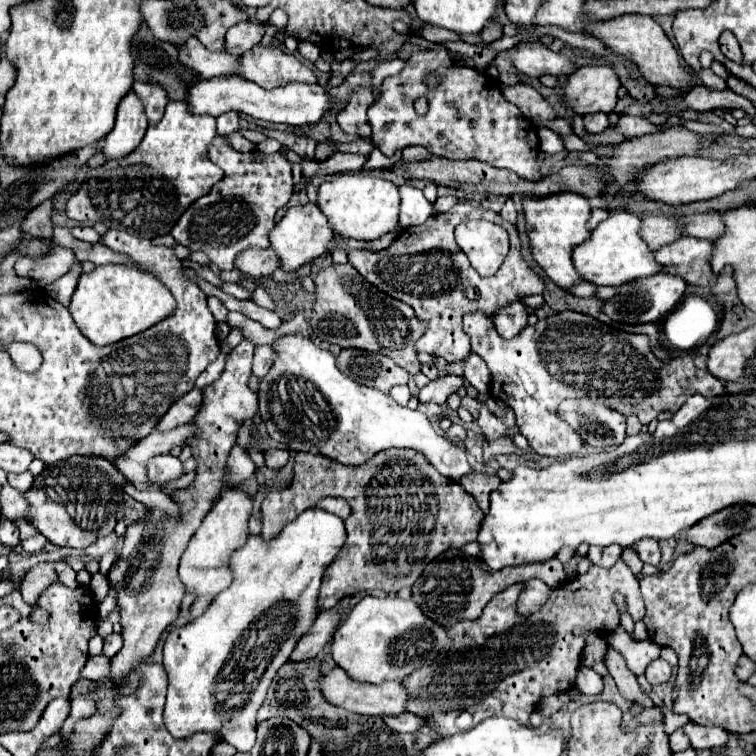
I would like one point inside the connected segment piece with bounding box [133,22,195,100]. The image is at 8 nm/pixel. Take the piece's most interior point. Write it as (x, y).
(156, 62)

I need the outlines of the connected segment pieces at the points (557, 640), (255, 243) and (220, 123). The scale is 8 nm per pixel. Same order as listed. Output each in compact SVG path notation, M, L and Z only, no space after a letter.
M619 558L611 568L593 566L589 568L587 574L577 576L575 580L565 582L559 588L553 588L545 606L529 616L519 614L515 608L521 590L523 590L521 583L509 586L507 590L495 594L487 602L477 620L461 620L449 628L449 636L453 636L453 648L449 650L447 664L441 664L439 668L433 670L419 668L409 676L409 680L407 678L403 680L411 696L407 712L425 716L429 726L433 726L433 730L439 732L441 736L467 732L481 720L495 716L515 718L517 722L527 724L529 714L533 712L533 708L537 708L543 696L567 692L569 688L575 686L575 672L581 666L581 654L585 648L585 638L575 636L573 634L575 628L587 632L605 632L605 634L613 632L619 626L619 606L615 604L617 592L625 596L627 610L635 622L641 620L645 614L645 606L639 592L639 580L631 572L631 568L623 562L623 558Z
M217 136L209 146L209 160L217 164L225 176L217 182L209 194L193 202L187 212L177 220L171 236L187 246L191 252L207 254L219 270L233 270L235 258L249 248L269 248L269 232L275 226L275 212L285 206L293 194L293 164L281 152L263 154L259 150L237 152L225 146L225 140Z
M225 112L217 118L217 132L223 134L231 134L239 128L239 114L237 112Z

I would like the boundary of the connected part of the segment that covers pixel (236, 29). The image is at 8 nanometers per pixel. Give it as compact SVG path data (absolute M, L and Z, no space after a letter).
M249 20L247 22L241 22L241 24L233 26L227 32L225 50L227 52L233 52L235 56L241 56L247 50L251 50L253 46L257 46L261 42L263 34L265 34L265 28L259 22L249 22Z

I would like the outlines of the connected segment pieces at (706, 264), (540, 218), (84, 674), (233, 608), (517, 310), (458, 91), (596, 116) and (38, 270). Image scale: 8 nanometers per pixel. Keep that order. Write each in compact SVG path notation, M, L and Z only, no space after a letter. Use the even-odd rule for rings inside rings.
M683 236L677 244L667 244L655 252L657 262L665 264L665 272L677 274L691 286L715 286L719 274L711 270L711 254L715 244L705 238Z
M561 192L539 200L525 200L523 210L527 218L527 234L535 260L561 290L569 292L571 288L583 282L581 274L573 264L571 254L579 244L583 244L591 236L591 230L587 228L587 220L591 218L591 206L587 198L573 192Z
M103 654L99 656L90 656L81 671L81 677L88 680L105 680L111 672L111 660Z
M305 510L301 512L295 520L287 522L279 534L271 540L265 540L263 536L249 536L247 544L239 550L233 552L231 556L231 574L233 574L233 582L231 586L221 592L221 596L217 596L217 600L213 600L213 604L205 610L203 616L199 616L197 620L185 624L183 628L177 628L177 630L171 630L171 634L167 636L165 640L165 648L163 648L163 666L169 674L169 690L167 690L167 704L165 704L165 726L169 728L169 732L175 736L175 738L185 738L185 736L191 736L195 732L217 732L221 736L221 740L229 742L231 746L235 746L239 752L247 752L249 748L253 748L255 744L255 726L257 726L257 720L255 720L255 714L257 714L257 708L261 706L261 702L265 700L265 692L275 676L275 672L281 668L281 664L285 664L295 648L295 644L311 630L311 626L315 624L317 620L317 614L319 614L319 606L317 606L317 600L319 600L319 586L321 586L321 578L323 578L323 572L325 568L335 560L337 552L341 550L345 542L345 526L343 526L343 520L329 514L329 512L321 512L321 510Z
M517 302L509 304L509 308L501 308L495 316L495 330L501 338L515 338L527 326L527 306Z
M445 48L415 52L407 60L401 74L387 77L380 90L380 97L367 114L372 142L385 156L391 158L395 150L419 144L435 156L453 160L481 160L493 168L509 168L525 180L541 178L535 164L539 154L535 124L527 120L515 104L501 96L501 90L493 78L475 68L455 64L447 56ZM429 72L441 76L441 84L432 92L426 81ZM421 96L427 96L429 102L425 116L419 116L413 108L415 100Z
M593 112L585 116L585 130L591 134L603 132L607 126L609 126L609 114L605 112Z
M45 240L43 244L49 246L49 252L39 262L31 262L29 258L17 260L15 272L19 276L27 276L27 278L31 278L35 282L43 282L47 286L71 270L71 266L75 262L75 252L71 248L55 244L53 240Z

